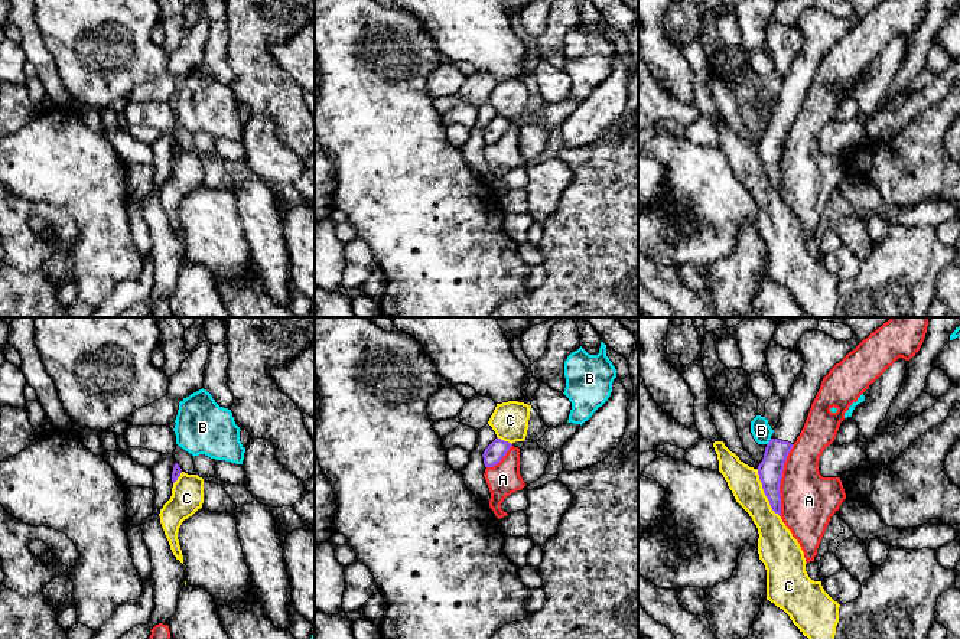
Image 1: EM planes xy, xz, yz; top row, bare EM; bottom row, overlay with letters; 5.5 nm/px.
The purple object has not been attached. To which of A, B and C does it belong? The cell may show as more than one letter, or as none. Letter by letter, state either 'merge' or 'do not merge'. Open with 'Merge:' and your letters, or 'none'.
Merge: none
A: do not merge
B: do not merge
C: do not merge

